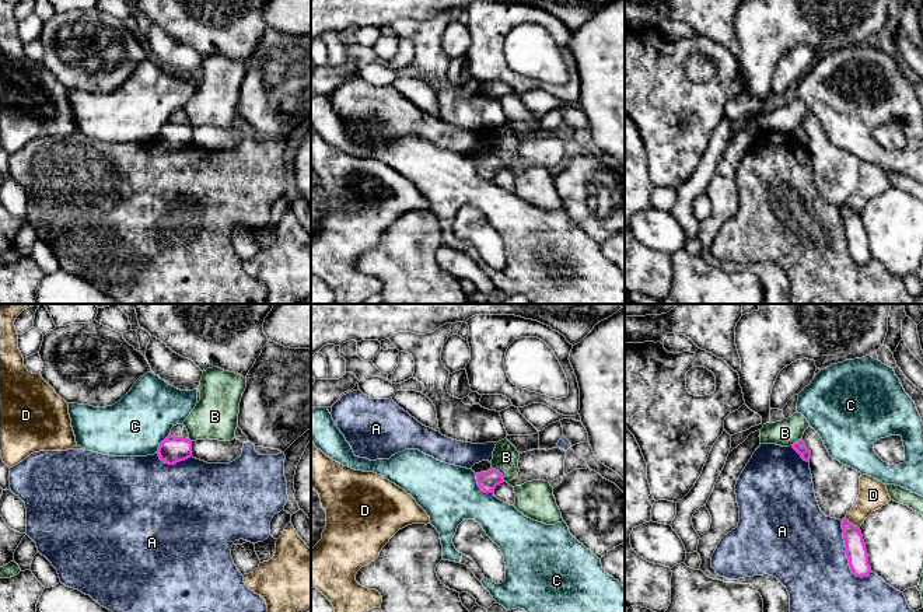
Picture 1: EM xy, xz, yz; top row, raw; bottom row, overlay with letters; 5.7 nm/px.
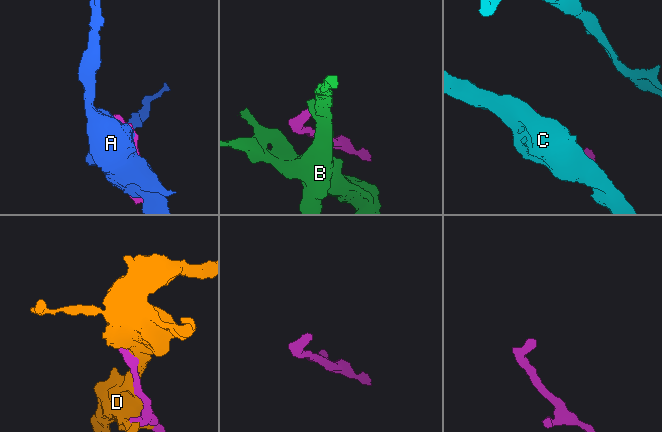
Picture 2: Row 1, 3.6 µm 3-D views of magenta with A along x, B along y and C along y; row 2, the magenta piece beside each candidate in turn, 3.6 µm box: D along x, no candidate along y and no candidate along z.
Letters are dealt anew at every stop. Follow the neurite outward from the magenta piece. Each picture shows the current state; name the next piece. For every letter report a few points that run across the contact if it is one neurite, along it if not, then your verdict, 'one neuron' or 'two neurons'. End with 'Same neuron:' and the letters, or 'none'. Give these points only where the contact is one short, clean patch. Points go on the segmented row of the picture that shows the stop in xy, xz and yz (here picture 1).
A: two neurons
B: line xz (492, 467), (504, 481); two neurons
C: line xz (475, 474), (476, 483), (485, 492), (493, 493); two neurons
D: two neurons
Same neuron: none

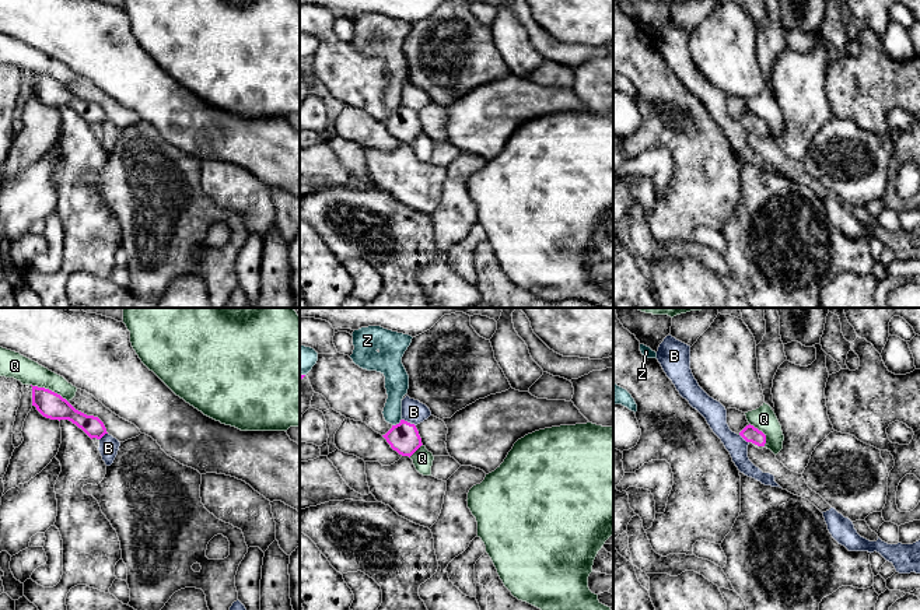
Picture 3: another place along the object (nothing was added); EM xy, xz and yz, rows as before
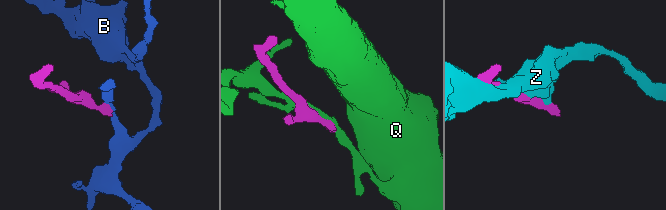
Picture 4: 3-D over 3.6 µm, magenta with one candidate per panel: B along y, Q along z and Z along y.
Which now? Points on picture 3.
B: line xz (402, 419), (415, 426); two neurons
Q: two neurons
Z: two neurons
Same neuron: none

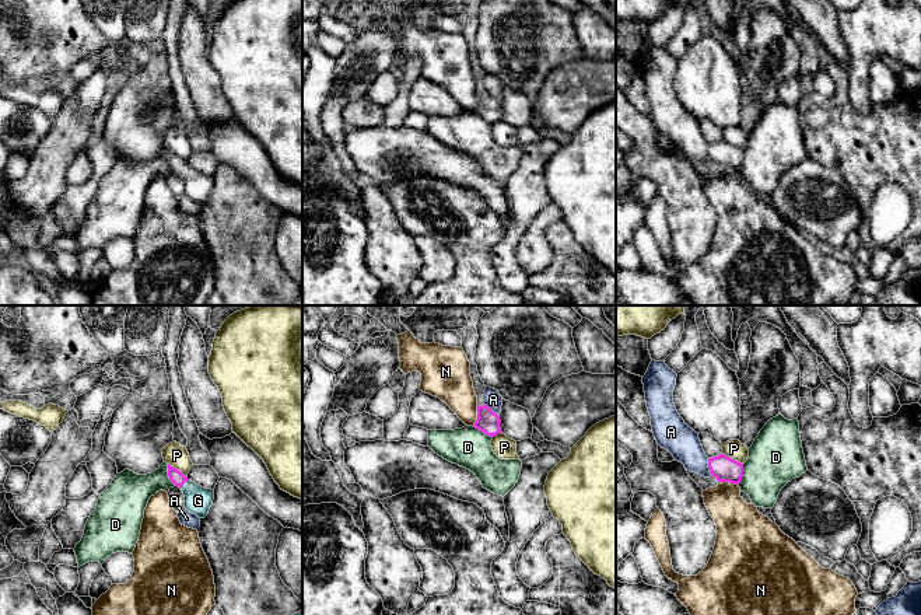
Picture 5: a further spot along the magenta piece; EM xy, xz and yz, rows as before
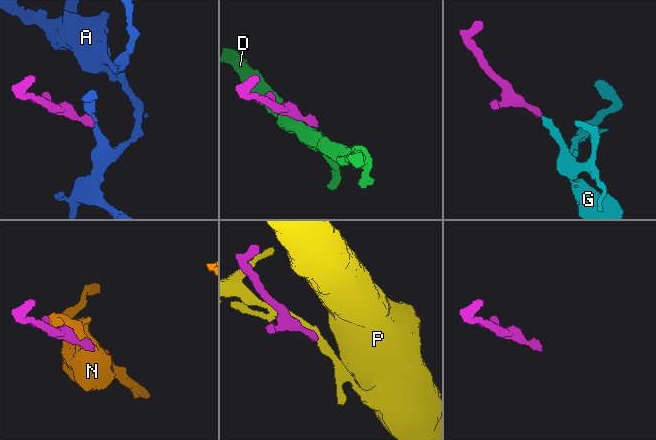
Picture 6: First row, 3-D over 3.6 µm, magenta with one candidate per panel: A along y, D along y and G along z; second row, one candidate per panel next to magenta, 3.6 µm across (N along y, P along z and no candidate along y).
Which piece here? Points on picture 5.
A: line yz (707, 458), (707, 467), (713, 475); two neurons
D: line xy (167, 464), (167, 475), (175, 485); two neurons
G: line xy (175, 477), (184, 482), (198, 500); one neuron
N: two neurons
P: two neurons
Same neuron: G

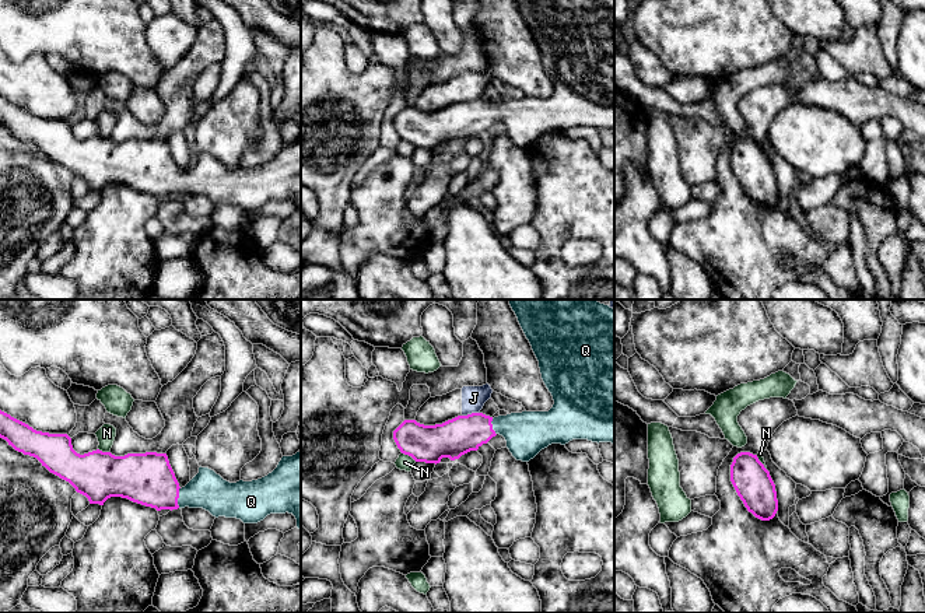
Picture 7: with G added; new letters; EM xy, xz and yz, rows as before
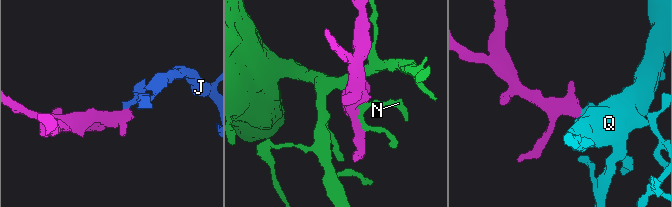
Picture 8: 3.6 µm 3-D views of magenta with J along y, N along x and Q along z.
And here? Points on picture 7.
J: line xz (479, 412), (462, 416); two neurons
N: two neurons
Q: line xy (147, 479), (168, 496), (178, 497), (207, 490); one neuron
Same neuron: Q

